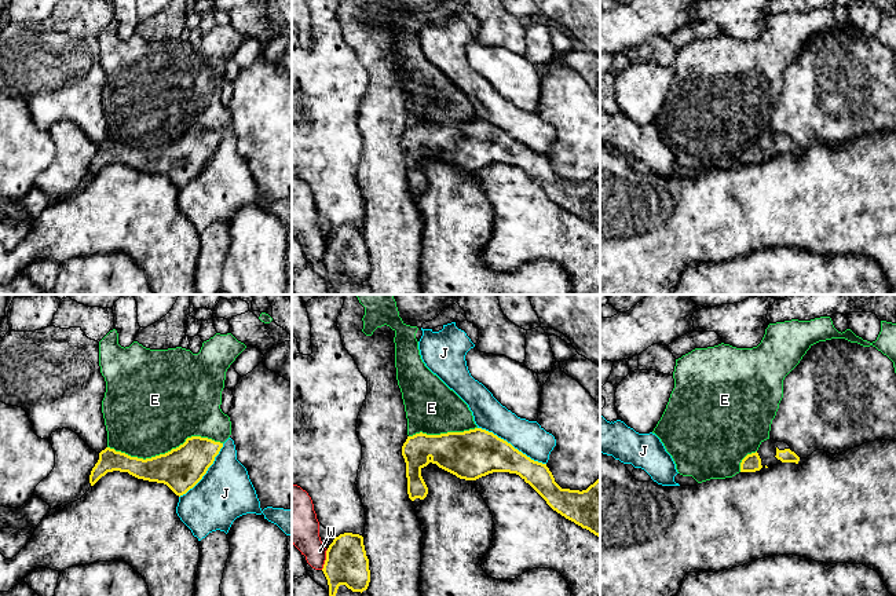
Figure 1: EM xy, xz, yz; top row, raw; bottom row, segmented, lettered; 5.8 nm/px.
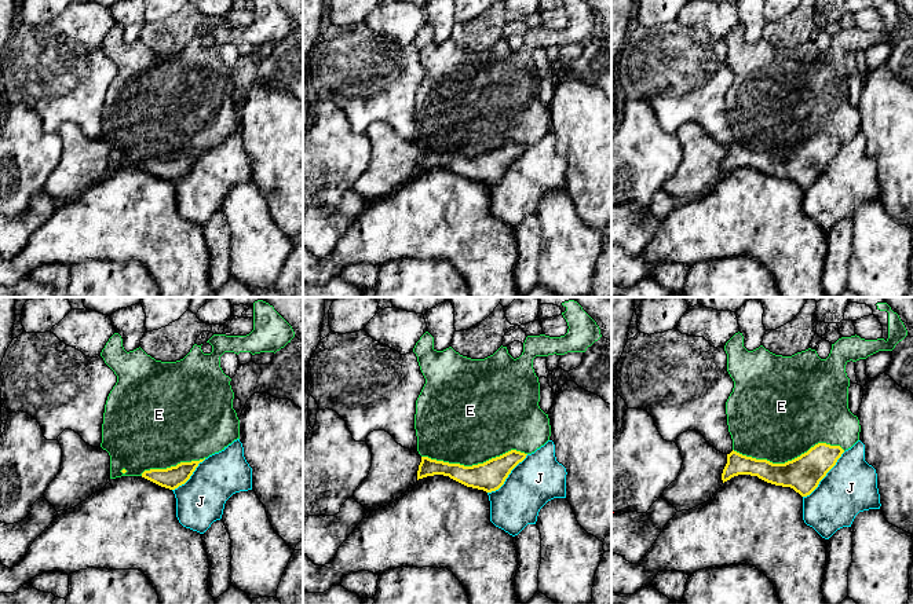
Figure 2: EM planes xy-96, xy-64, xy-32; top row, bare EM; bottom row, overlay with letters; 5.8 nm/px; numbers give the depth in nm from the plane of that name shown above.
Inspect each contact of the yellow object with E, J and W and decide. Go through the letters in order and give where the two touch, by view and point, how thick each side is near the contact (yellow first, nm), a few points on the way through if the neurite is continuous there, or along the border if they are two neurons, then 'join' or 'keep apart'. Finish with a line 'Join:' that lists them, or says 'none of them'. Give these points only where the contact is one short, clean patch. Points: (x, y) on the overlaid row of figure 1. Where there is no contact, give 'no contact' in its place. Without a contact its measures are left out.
E: xy (165, 453) | 240/480 nm | keep apart
J: xz (511, 445) | 280/190 nm | keep apart
W: xz (326, 559) | 240/220 nm | keep apart
Join: none of them

